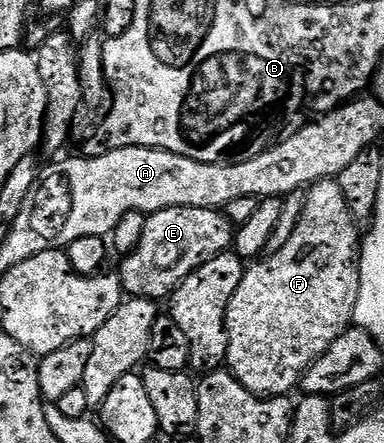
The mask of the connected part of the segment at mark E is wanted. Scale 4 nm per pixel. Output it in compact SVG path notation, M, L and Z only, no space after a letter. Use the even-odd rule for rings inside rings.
M164 208L158 212L150 212L145 217L143 226L143 238L139 238L139 246L124 257L125 260L119 269L121 287L124 295L139 300L151 300L161 302L161 299L172 297L176 290L186 278L203 262L211 262L219 254L230 251L233 246L234 224L229 221L224 211L216 208Z

